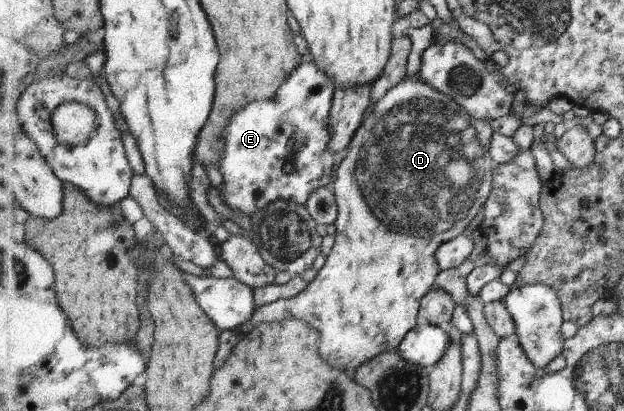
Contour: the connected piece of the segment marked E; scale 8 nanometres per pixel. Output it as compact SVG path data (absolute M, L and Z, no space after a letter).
M307 56L304 63L300 63L298 69L292 69L292 73L288 75L288 85L284 87L284 91L279 88L279 91L276 91L276 94L272 99L267 101L254 101L248 109L244 111L238 111L236 119L230 121L230 125L226 127L226 133L224 133L224 138L221 142L226 144L226 149L224 149L224 159L220 161L220 170L222 175L222 197L224 202L234 210L240 210L245 215L252 216L255 212L258 212L260 209L264 209L268 203L273 201L292 201L296 205L306 205L306 199L318 189L318 187L328 187L332 185L333 180L335 179L335 172L332 169L334 165L334 151L330 151L332 133L331 133L331 111L332 103L335 99L335 90L336 85L332 83L332 79L328 77L326 71L320 71L320 67L312 61L311 56Z

